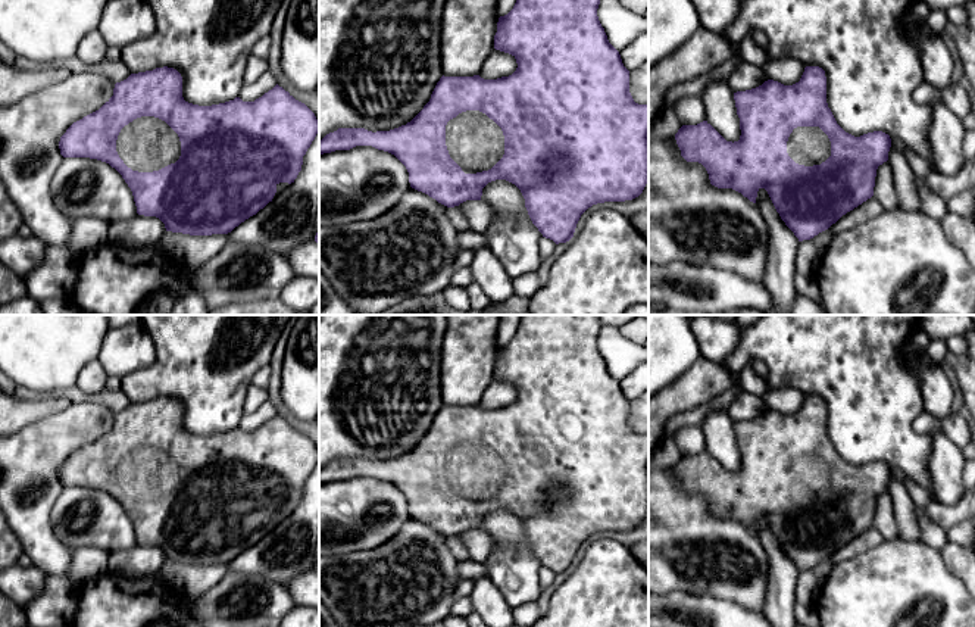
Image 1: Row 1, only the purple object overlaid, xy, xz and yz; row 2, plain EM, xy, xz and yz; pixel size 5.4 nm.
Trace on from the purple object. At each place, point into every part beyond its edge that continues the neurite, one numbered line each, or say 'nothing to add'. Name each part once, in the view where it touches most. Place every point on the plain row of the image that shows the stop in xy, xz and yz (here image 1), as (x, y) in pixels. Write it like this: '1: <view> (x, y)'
1: xz (475, 473)

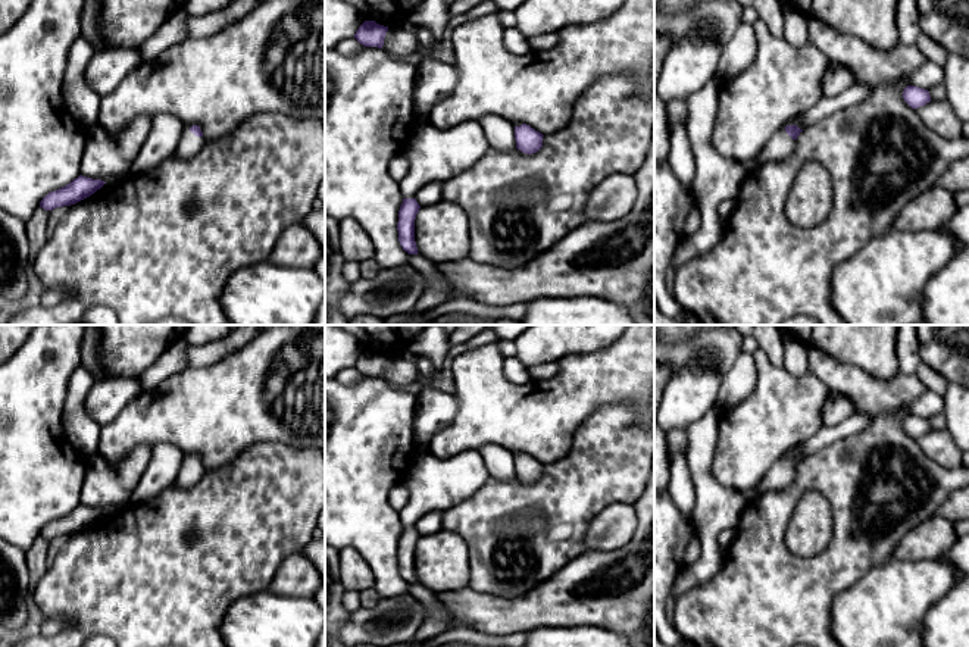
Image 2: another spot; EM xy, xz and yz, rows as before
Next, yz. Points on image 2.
1: yz (781, 474)

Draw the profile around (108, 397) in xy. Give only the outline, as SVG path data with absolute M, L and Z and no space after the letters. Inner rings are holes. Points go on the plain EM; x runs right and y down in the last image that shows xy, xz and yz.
M107 378L96 381L84 401L88 415L99 423L112 422L143 388L132 378Z

